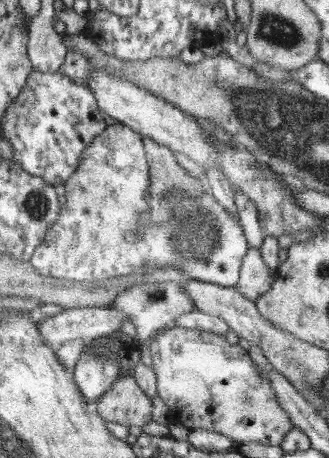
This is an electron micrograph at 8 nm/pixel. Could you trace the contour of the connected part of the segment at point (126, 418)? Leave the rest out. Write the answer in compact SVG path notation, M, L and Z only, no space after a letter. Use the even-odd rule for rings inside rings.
M120 376L95 405L106 422L141 427L152 421L152 397L140 388L134 376Z

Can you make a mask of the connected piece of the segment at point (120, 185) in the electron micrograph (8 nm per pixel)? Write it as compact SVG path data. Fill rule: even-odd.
M116 124L107 126L106 131L86 149L75 174L63 183L66 203L62 213L50 229L47 238L35 248L31 256L31 270L44 276L45 279L71 280L74 282L95 282L96 279L115 280L133 275L146 274L150 270L162 268L180 268L185 270L187 279L208 281L212 284L236 287L240 276L242 258L252 244L248 244L239 220L227 212L210 191L192 197L182 197L180 191L170 191L167 200L170 206L178 208L178 219L172 222L156 223L150 221L146 233L141 232L141 216L147 212L147 191L151 188L150 165L147 161L146 148L141 134L128 126Z

